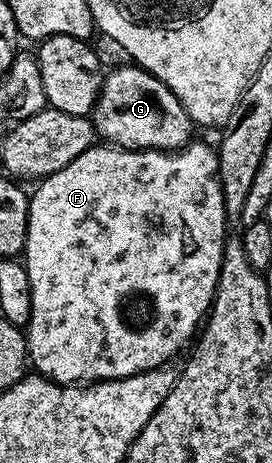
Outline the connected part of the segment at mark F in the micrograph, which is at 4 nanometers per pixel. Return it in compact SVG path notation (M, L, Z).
M106 143L98 144L84 153L76 152L73 163L42 178L36 184L39 186L36 187L35 194L32 192L29 197L31 206L27 212L27 242L21 254L27 266L31 288L31 317L25 326L27 355L30 368L38 376L50 377L61 385L115 381L119 377L148 373L150 369L166 366L170 362L167 360L177 356L179 349L186 350L189 342L196 336L201 322L208 316L215 299L215 284L219 282L219 268L223 262L223 243L229 233L219 182L219 159L212 146L210 149L207 145L192 143L178 151L160 151L116 149Z

